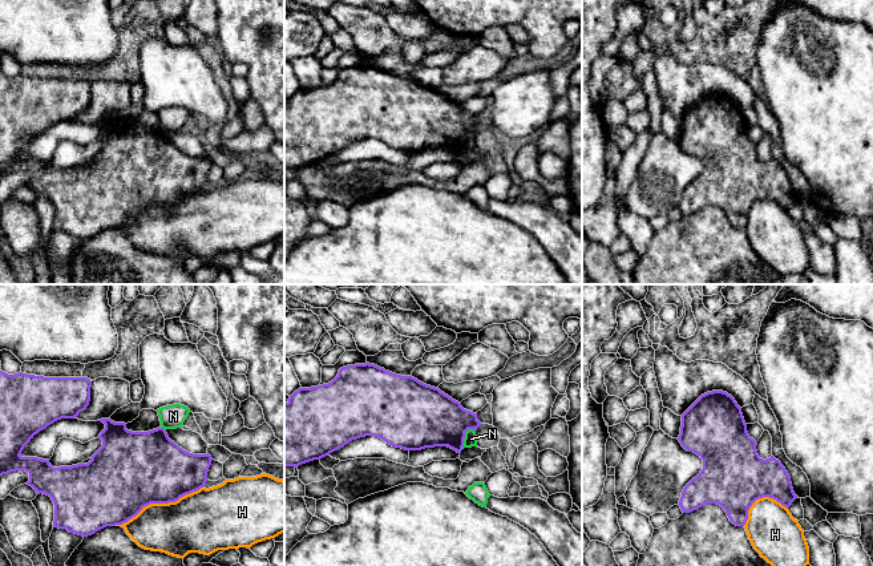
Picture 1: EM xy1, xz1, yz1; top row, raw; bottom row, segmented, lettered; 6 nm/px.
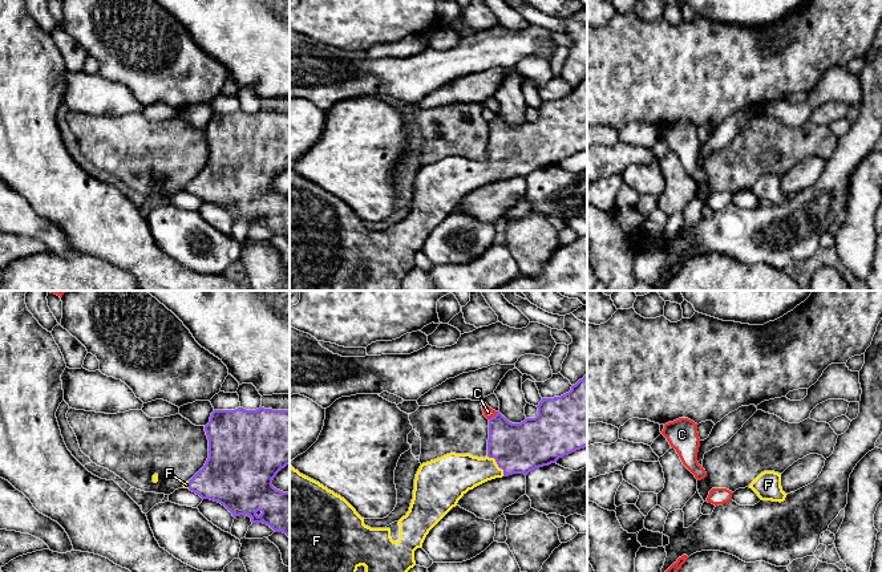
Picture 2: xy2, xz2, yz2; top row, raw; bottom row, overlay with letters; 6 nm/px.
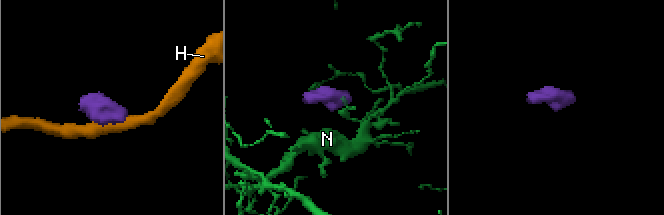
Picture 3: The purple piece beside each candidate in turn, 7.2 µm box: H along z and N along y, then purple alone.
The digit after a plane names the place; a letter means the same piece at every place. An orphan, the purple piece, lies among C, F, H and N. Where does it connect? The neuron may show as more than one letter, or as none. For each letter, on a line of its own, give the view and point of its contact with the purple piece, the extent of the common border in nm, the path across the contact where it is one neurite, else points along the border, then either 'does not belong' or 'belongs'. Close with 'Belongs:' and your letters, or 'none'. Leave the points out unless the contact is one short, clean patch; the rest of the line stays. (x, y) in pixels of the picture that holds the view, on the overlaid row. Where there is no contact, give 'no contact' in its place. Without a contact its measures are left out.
C: meets purple in xz2 at (494, 416); contact 80 nm long; border along xz2 (497, 412), (489, 420); does not belong
F: meets purple in xz2 at (497, 463); contact 160 nm long; runs through xz2 (521, 447), (514, 447), (497, 463), (481, 470), (457, 473); belongs
H: meets purple in xy1 at (160, 502); contact 550 nm long; does not belong
N: meets purple in xz1 at (464, 436); contact 150 nm long; border along xz1 (475, 429), (465, 432), (461, 448); does not belong
Belongs: F

